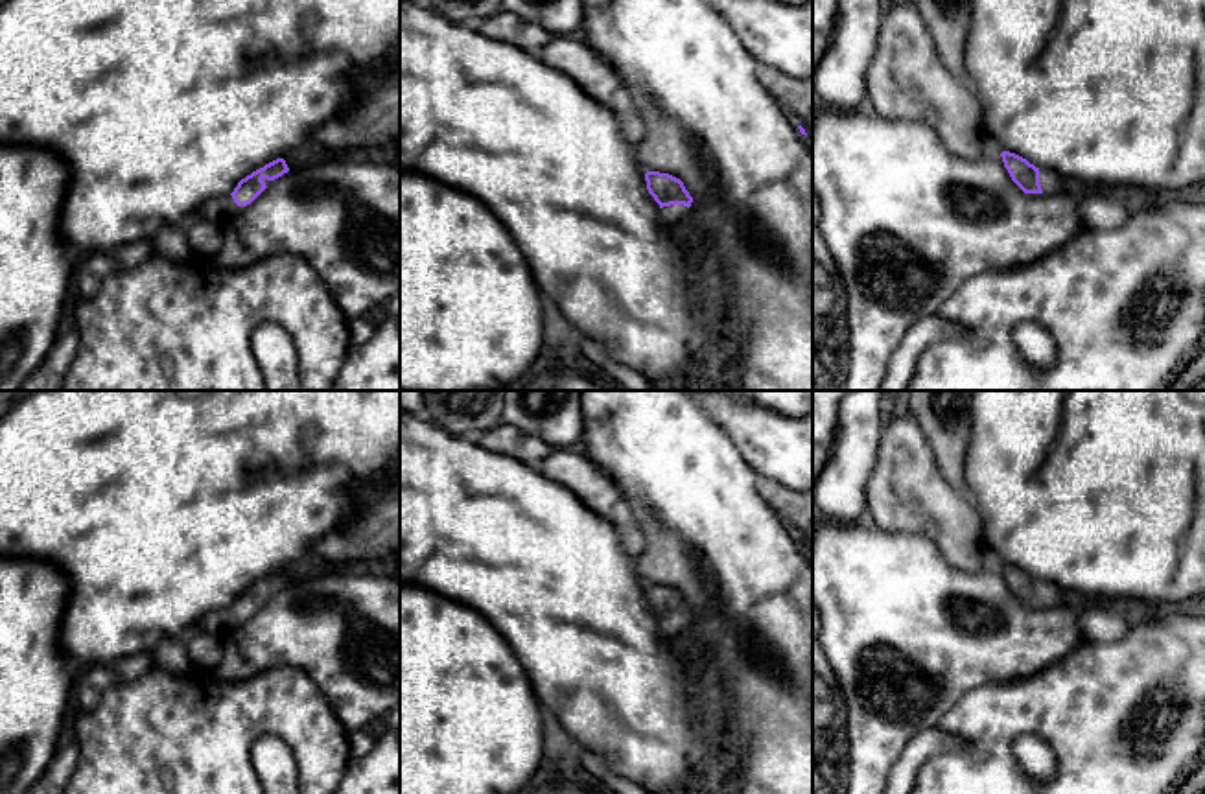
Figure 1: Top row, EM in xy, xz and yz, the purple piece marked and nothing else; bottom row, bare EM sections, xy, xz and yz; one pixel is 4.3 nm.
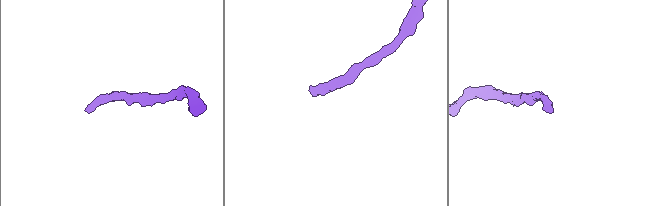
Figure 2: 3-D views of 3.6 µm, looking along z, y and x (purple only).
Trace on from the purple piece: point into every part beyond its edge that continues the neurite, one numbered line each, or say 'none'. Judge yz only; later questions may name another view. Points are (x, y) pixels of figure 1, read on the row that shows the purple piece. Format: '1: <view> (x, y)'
1: yz (1051, 183)

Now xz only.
1: xz (673, 216)

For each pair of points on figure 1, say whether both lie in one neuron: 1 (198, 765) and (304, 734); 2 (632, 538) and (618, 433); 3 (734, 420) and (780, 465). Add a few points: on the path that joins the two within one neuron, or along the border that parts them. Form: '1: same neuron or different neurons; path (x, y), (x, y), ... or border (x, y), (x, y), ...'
1: same neuron; path (223, 739), (240, 723), (279, 723)
2: different neurons; border (601, 467), (620, 489), (647, 540)
3: same neuron; path (745, 430), (769, 454)

